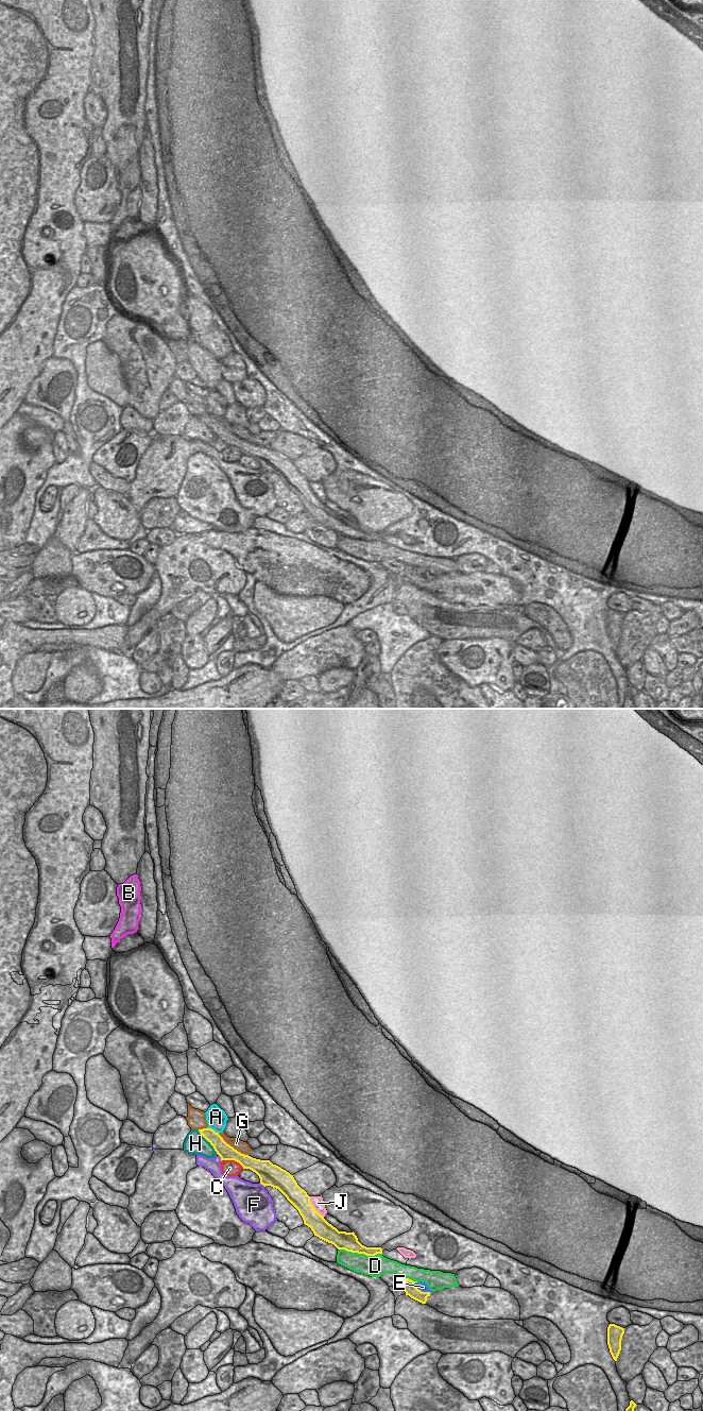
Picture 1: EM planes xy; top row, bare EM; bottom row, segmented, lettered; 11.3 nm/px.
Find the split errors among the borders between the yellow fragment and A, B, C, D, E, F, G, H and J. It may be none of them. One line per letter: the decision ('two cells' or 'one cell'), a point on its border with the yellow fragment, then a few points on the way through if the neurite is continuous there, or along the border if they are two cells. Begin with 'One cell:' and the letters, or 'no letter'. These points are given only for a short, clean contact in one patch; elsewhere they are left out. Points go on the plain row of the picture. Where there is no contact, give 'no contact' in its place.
One cell: B
A: two cells | xy (212, 415) | along xy (207, 413), (218, 419)
B: one cell | xy (225, 428)
C: two cells | xy (233, 445) | along xy (221, 446), (236, 446), (243, 454)
D: two cells | xy (360, 539)
E: two cells | xy (421, 577) | along xy (413, 570), (422, 577), (430, 579)
F: two cells | xy (221, 444)
G: two cells | xy (237, 437)
H: two cells | xy (208, 427) | along xy (198, 415), (218, 440)
J: two cells | xy (312, 493)

